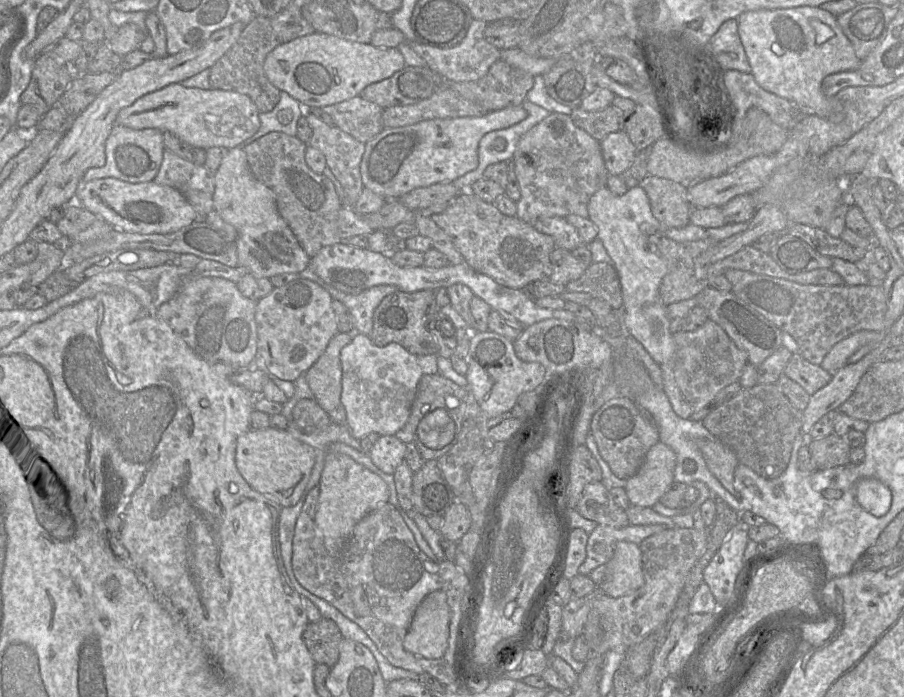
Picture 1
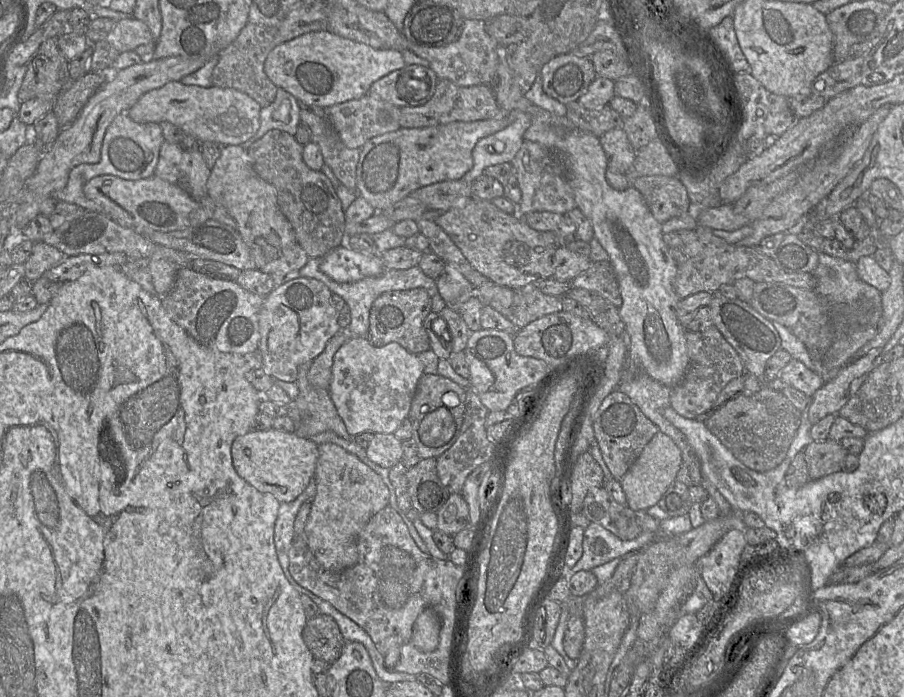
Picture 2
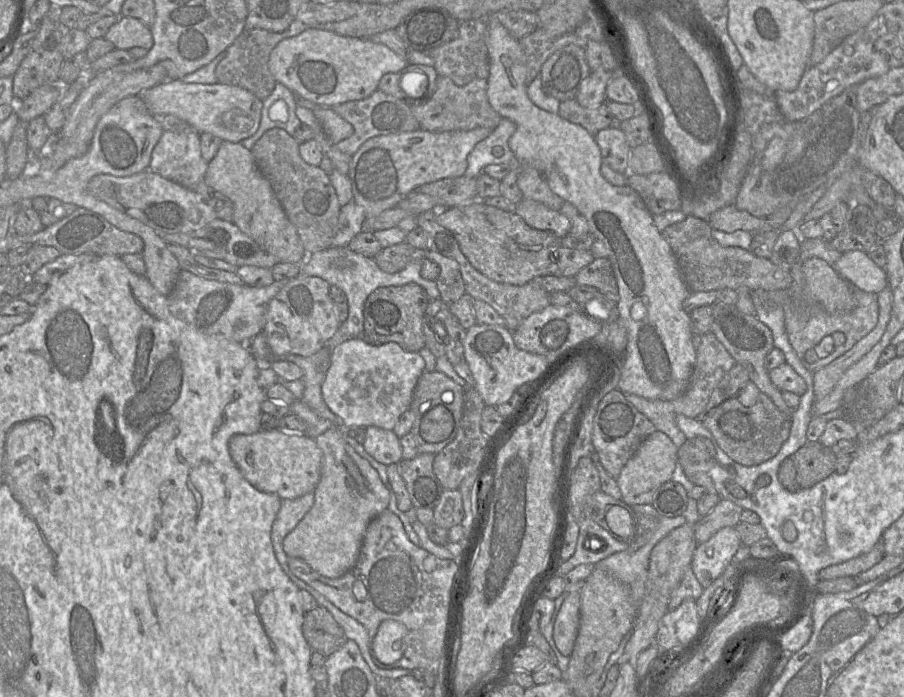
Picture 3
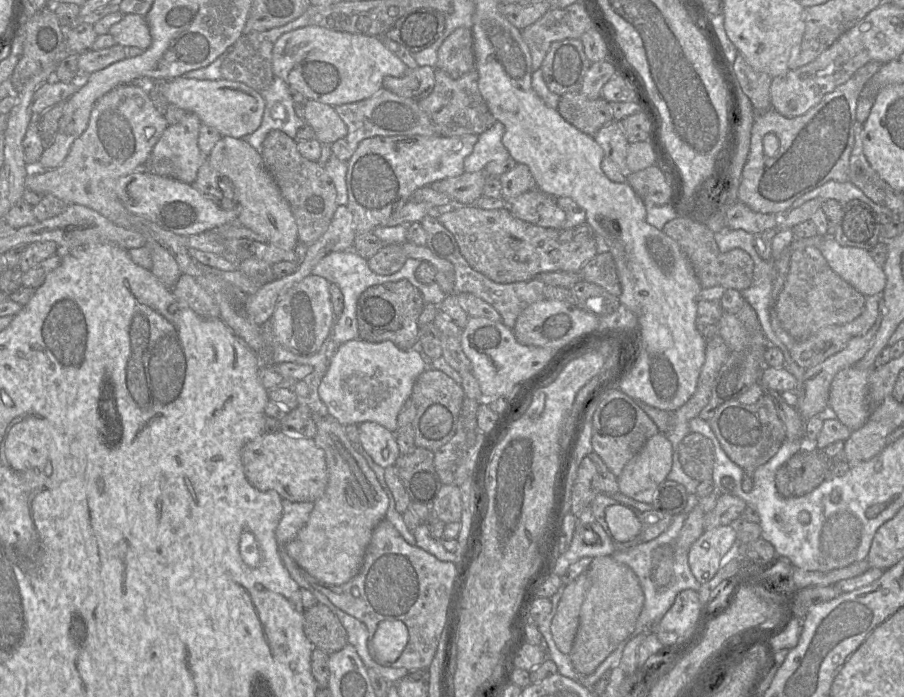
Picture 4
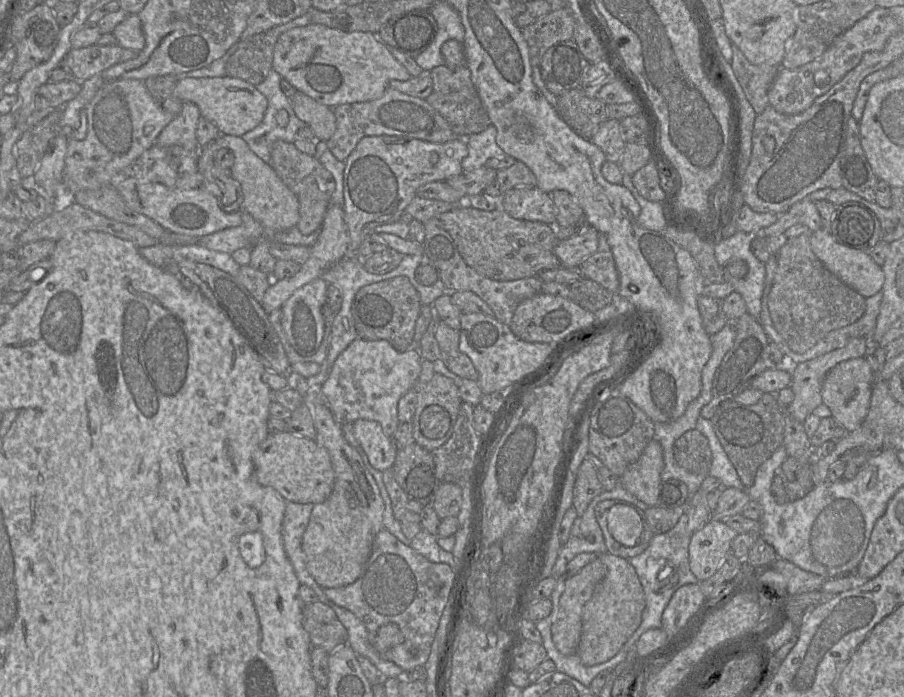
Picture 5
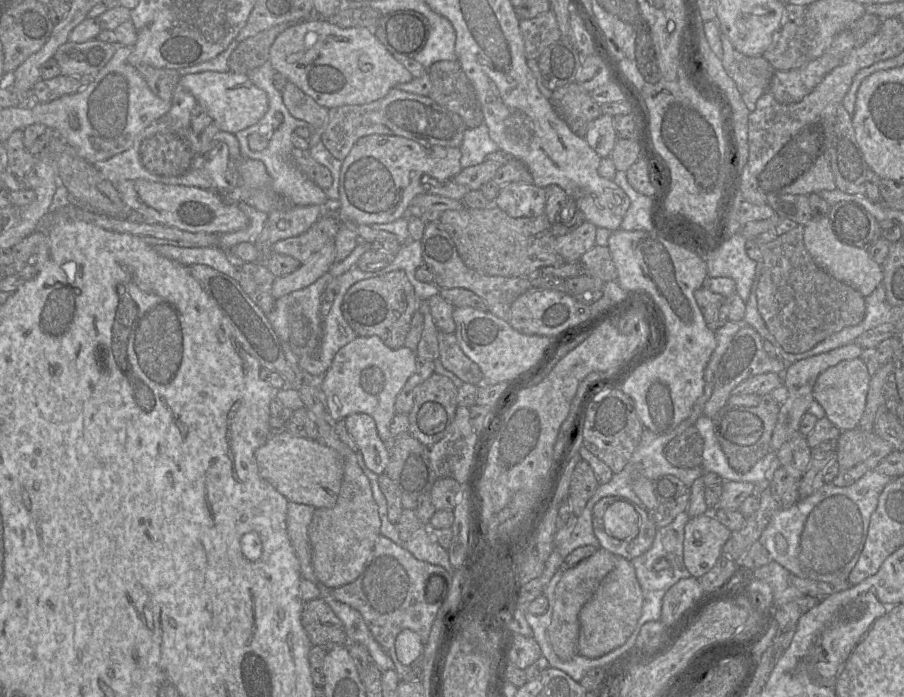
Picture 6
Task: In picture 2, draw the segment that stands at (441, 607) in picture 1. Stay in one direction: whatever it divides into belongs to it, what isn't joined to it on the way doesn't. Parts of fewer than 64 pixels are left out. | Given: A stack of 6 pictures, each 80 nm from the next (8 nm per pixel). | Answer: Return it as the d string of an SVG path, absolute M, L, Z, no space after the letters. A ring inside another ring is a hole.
M432 608L424 609L416 618L411 643L423 652L434 651L439 643L441 620Z

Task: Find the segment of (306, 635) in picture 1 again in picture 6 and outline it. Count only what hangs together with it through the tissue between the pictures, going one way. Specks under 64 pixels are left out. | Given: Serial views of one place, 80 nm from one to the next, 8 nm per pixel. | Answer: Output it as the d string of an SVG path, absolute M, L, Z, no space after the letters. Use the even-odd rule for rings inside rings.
M321 597L304 602L301 623L312 645L322 646L328 651L348 643L342 621Z

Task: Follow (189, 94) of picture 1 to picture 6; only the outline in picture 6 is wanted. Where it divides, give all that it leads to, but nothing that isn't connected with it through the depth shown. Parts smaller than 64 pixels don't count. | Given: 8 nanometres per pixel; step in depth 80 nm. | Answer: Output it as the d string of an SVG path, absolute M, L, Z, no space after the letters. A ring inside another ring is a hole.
M206 71L183 76L178 84L194 96L220 130L232 134L256 124L269 109L266 92L255 86L247 75L231 71L225 73Z

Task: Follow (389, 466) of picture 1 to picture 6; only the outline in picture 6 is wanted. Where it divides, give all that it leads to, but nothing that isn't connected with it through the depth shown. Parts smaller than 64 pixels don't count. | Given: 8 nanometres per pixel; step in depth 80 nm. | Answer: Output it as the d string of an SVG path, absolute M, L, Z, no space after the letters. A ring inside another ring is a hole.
M365 413L348 415L344 420L366 466L377 475L385 473L390 460L390 449L380 439L375 420Z

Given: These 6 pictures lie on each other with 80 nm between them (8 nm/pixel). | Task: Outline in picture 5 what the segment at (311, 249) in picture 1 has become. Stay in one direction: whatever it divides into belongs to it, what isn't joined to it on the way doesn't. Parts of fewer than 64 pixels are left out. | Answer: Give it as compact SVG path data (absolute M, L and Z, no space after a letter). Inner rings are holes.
M278 140L272 144L269 164L282 182L296 195L299 202L297 228L304 235L318 232L331 205L335 190L332 174L314 156L301 152L294 143Z

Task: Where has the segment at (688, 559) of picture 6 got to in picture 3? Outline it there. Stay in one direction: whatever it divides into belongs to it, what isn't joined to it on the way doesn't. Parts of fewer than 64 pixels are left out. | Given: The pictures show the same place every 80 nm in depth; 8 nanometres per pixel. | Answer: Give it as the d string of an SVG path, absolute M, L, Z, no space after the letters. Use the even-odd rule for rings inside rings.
M724 527L708 541L697 545L691 568L703 588L707 588L724 572L740 544L735 527Z

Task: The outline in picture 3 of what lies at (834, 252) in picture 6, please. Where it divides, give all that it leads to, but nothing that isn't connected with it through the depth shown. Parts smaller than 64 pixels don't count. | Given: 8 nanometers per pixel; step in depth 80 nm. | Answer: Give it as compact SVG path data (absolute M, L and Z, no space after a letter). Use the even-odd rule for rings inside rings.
M852 250L842 253L834 269L852 286L878 294L888 286L888 276L868 253Z

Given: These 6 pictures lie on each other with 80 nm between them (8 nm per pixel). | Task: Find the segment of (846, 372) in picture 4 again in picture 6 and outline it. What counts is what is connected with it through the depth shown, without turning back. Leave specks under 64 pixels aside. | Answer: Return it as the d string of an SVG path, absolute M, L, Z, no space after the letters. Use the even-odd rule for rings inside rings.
M860 359L845 360L822 372L813 387L813 397L825 410L825 415L841 431L859 426L866 407L871 376Z

